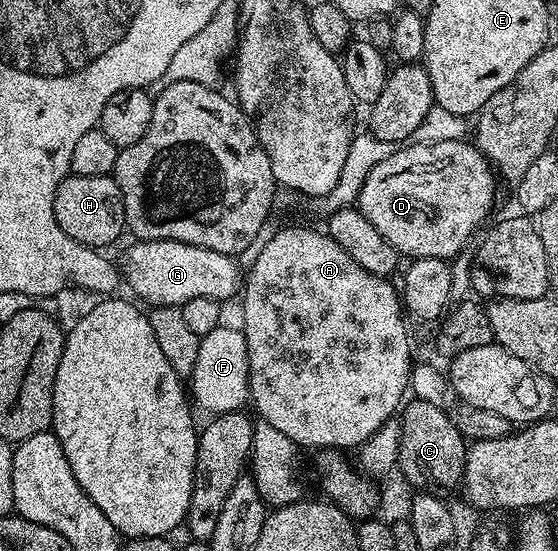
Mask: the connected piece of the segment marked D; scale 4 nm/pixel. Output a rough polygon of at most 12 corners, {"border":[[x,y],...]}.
{"border":[[468,139],[398,147],[359,207],[402,257],[449,260],[499,180]]}

